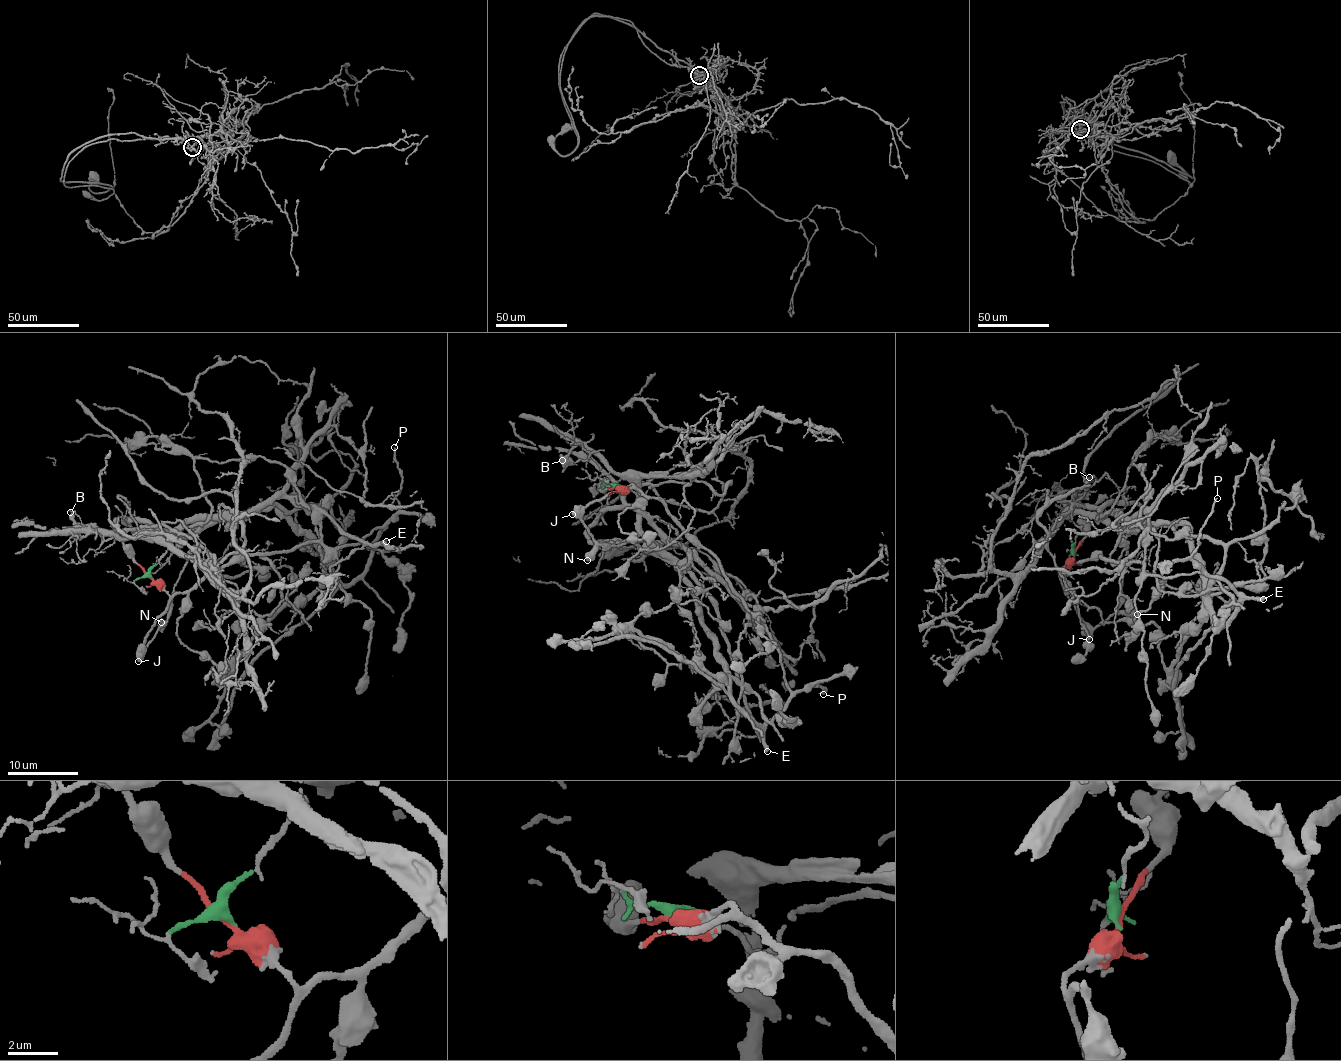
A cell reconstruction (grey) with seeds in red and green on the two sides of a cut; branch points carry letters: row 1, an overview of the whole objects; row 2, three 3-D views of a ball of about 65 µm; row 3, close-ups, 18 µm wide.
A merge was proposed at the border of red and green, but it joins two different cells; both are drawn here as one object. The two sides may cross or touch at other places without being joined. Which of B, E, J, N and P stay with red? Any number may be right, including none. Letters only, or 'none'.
E, J, N, P

